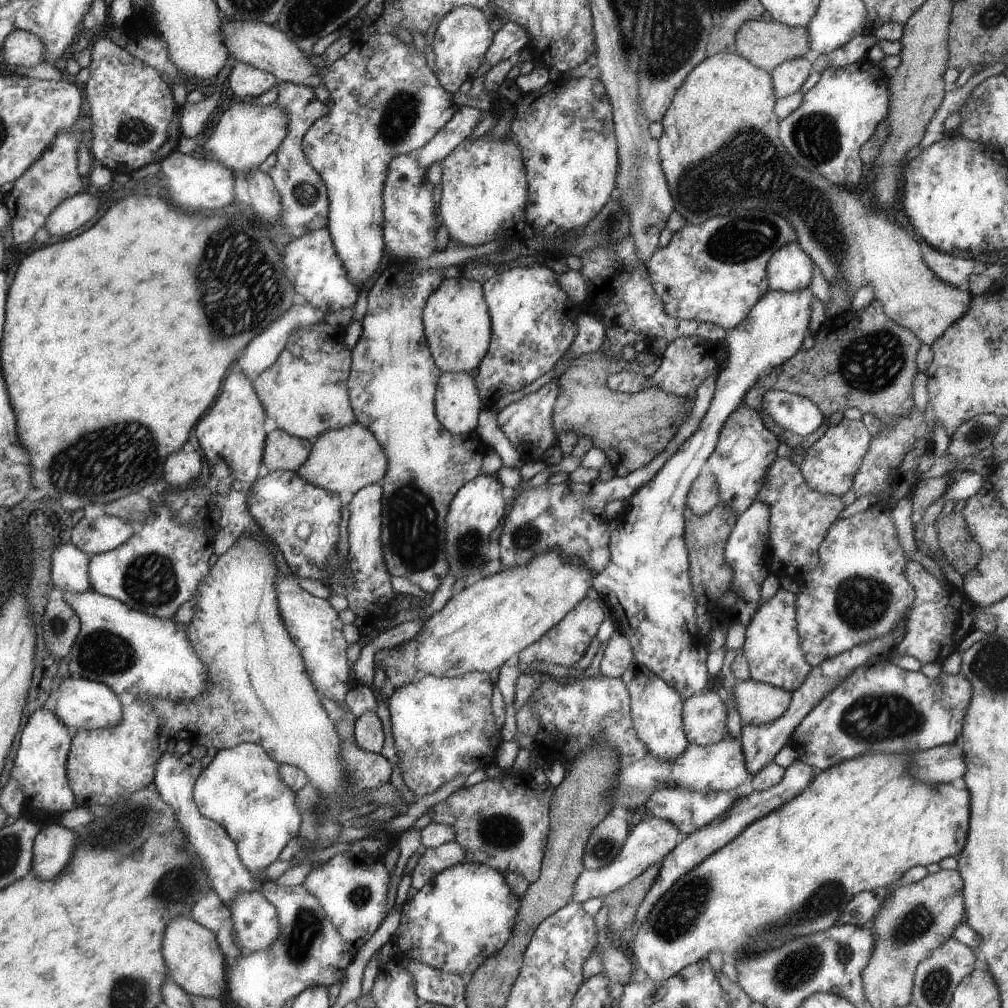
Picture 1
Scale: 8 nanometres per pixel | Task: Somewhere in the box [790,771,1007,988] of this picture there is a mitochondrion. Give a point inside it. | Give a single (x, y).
(919, 919)

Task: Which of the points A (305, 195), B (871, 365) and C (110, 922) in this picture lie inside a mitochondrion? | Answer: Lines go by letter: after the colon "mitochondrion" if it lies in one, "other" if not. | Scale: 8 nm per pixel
A: mitochondrion
B: mitochondrion
C: other

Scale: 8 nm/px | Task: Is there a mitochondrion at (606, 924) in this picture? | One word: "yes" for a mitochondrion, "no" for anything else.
no

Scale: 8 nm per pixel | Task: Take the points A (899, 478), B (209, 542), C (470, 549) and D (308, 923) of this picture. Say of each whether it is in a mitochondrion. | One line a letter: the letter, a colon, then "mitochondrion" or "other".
A: other
B: other
C: mitochondrion
D: mitochondrion

